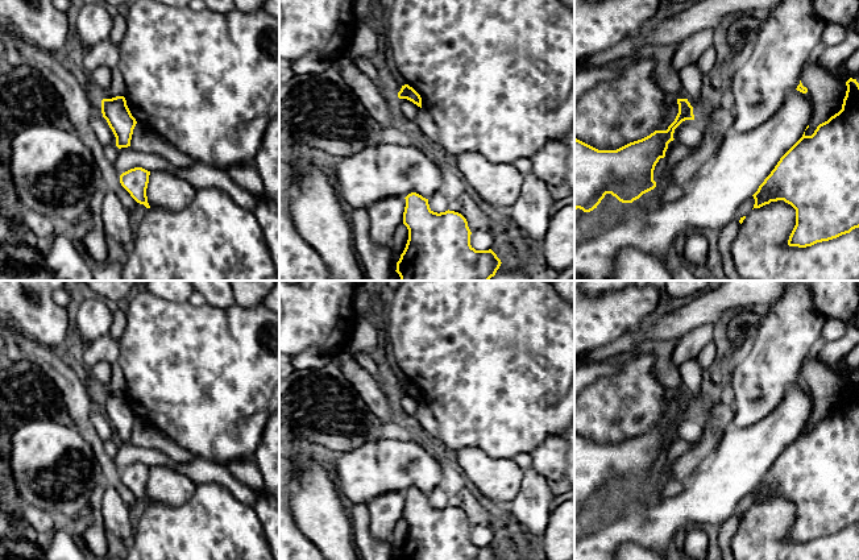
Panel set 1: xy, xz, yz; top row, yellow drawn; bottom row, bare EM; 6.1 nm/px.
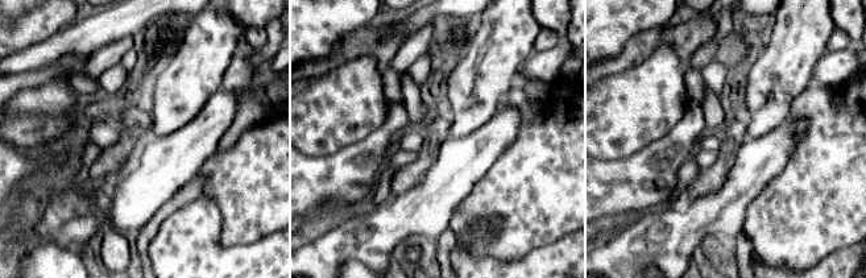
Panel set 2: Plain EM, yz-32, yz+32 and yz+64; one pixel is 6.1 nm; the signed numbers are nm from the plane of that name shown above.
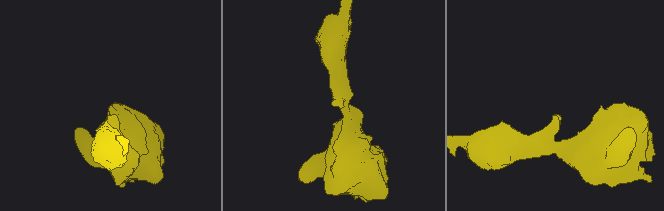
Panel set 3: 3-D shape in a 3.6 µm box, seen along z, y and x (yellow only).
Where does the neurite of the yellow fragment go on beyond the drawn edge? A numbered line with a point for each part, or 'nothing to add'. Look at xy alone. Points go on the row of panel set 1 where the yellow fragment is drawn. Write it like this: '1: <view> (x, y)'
nothing to add

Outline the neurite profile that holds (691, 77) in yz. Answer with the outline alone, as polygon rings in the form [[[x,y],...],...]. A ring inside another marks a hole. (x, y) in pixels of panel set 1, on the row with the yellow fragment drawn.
[[[693,63],[680,70],[680,79],[685,91],[685,96],[693,107],[694,120],[701,121],[706,105],[702,100],[704,76],[698,65]]]

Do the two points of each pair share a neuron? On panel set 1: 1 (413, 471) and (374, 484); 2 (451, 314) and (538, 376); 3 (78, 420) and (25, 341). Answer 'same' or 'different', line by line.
1: same
2: same
3: same

